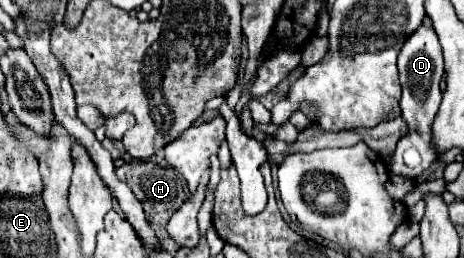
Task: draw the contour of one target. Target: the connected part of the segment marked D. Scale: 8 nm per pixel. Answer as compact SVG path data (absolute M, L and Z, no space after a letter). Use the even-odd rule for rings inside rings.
M420 25L404 43L400 55L398 55L398 73L400 73L400 85L402 85L402 117L406 119L410 131L406 137L398 141L398 147L394 151L394 161L390 161L390 173L402 175L402 177L420 177L432 161L438 157L436 149L432 149L430 143L430 127L438 113L442 91L440 91L440 79L444 75L444 59L442 59L442 47L438 43L438 37L432 27Z

